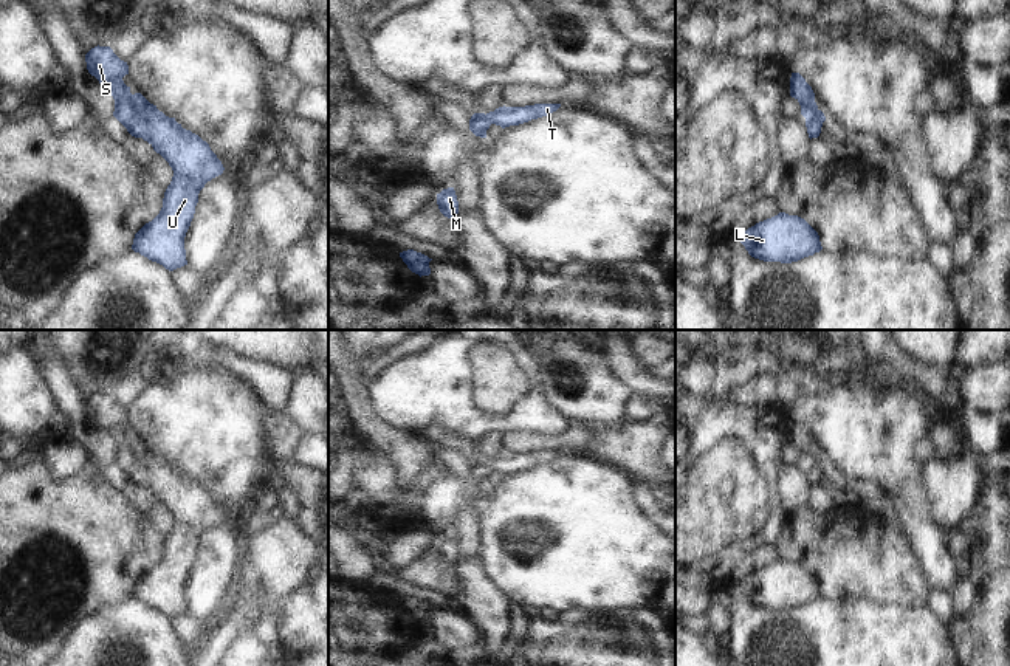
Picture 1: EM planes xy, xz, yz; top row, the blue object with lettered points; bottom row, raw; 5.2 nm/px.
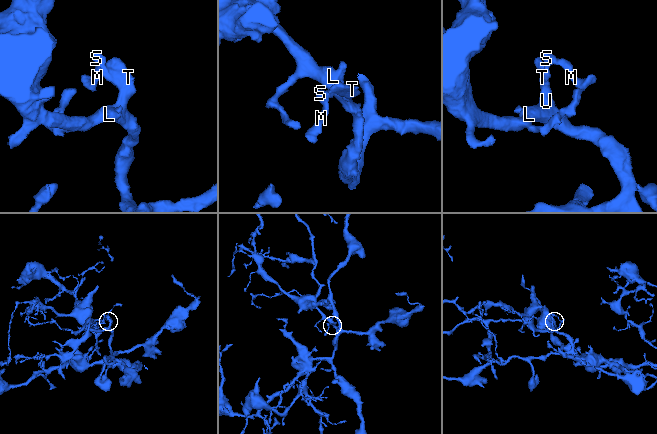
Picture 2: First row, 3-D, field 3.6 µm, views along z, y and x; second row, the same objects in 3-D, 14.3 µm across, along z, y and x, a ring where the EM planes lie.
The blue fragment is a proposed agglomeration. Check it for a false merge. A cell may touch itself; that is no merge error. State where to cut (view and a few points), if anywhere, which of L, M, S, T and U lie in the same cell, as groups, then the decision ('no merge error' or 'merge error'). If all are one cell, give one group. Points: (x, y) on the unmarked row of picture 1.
no cut | L M S T U | no merge error

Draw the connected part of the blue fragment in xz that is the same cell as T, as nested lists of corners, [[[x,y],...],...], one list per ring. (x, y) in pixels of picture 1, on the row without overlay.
[[[534,451],[525,454],[499,454],[490,460],[474,460],[469,466],[469,477],[480,485],[486,485],[486,477],[491,471],[502,475],[519,472],[531,466],[538,466],[556,458],[561,451]]]

